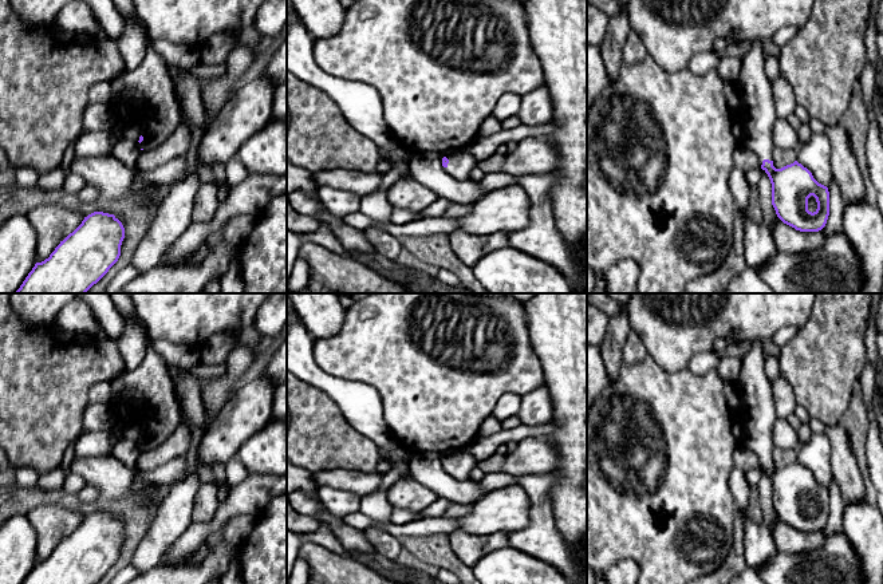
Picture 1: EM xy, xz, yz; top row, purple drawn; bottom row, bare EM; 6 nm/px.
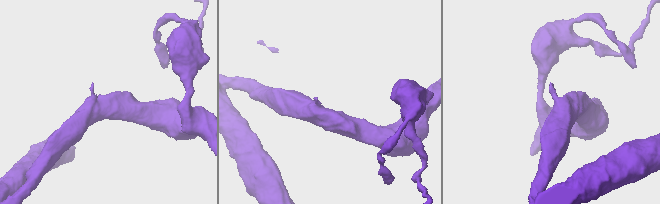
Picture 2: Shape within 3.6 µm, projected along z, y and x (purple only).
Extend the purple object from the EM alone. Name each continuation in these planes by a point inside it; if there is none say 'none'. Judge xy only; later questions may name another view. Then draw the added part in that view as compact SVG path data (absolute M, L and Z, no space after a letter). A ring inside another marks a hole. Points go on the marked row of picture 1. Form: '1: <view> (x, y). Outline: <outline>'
1: xy (150, 89). Outline: M149 39L146 55L135 70L126 71L111 82L111 100L129 103L138 110L138 115L142 121L141 135L143 137L139 147L143 150L153 150L161 146L181 123L180 100L169 66L153 48L151 43L153 40Z

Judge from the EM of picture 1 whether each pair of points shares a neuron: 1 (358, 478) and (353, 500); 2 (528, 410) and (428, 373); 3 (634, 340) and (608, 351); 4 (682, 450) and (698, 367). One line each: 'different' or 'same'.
1: different
2: different
3: different
4: different

